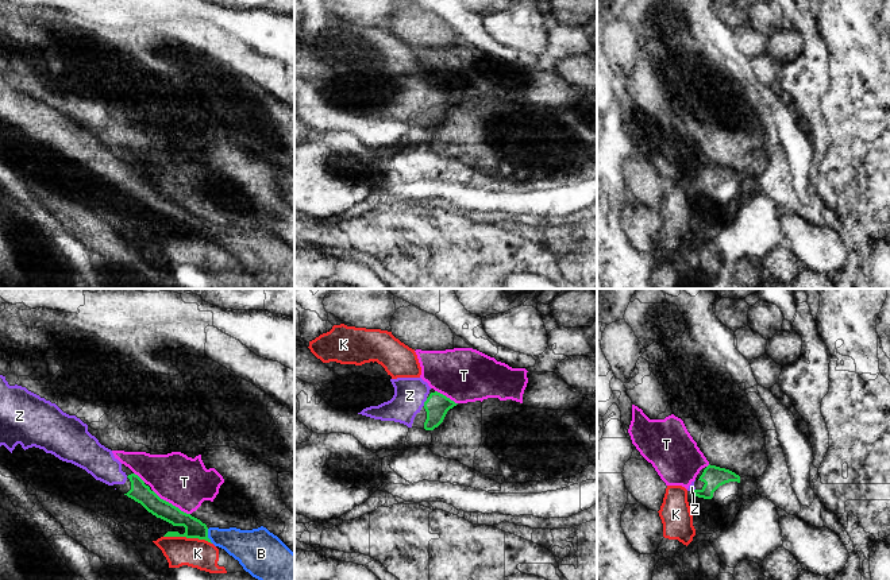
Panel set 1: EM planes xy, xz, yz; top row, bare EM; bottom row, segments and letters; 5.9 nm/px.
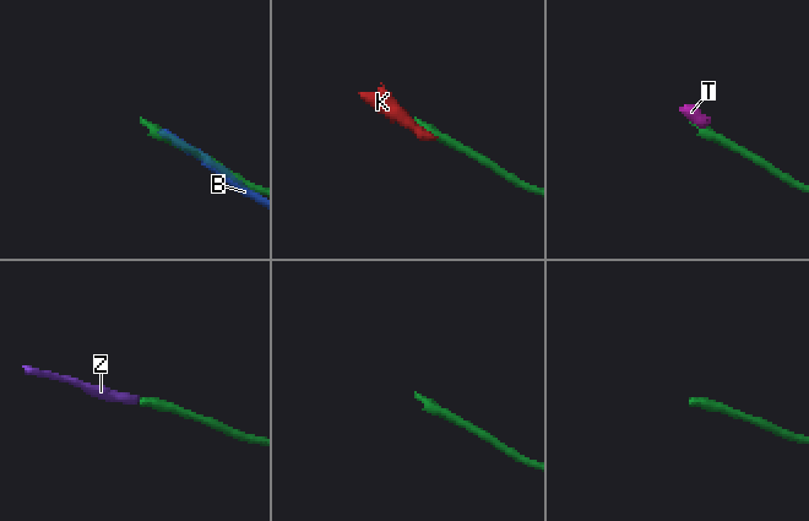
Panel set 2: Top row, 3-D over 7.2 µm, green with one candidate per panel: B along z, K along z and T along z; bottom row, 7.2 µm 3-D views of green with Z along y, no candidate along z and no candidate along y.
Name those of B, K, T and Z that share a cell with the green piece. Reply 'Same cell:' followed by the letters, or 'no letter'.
Same cell: Z

